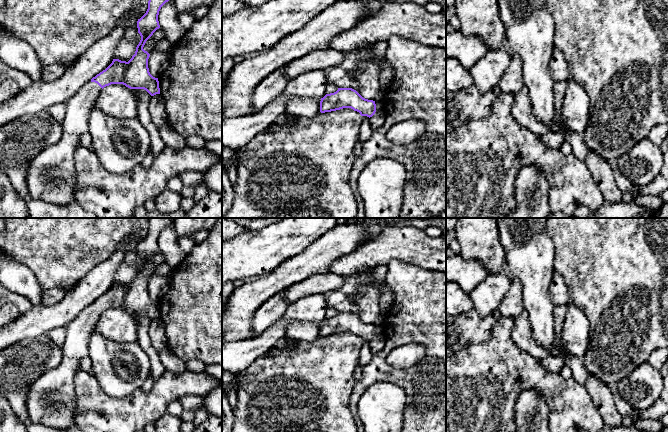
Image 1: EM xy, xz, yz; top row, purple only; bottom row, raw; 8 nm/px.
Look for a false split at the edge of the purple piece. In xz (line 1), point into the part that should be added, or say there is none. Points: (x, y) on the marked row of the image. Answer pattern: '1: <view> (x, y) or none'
1: none

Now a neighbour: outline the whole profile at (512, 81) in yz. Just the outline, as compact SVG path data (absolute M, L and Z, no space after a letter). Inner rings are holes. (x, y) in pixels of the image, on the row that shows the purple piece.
M511 54L511 59L500 83L498 84L501 93L516 94L524 87L522 74L522 63L519 55Z

